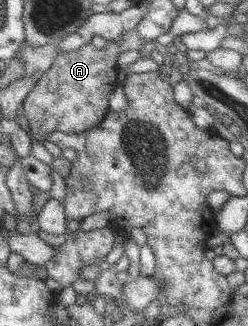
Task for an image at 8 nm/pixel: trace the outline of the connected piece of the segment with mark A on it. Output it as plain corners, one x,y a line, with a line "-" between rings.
130,30
115,42
106,41
106,46
94,48
92,44
84,44
74,51
60,51
49,69
38,77
38,83
26,93
22,101
22,125
36,142
46,144
44,136
50,132
78,134
100,125
108,112
108,97
113,88
119,84
116,59
120,52
137,50
142,41
134,30

